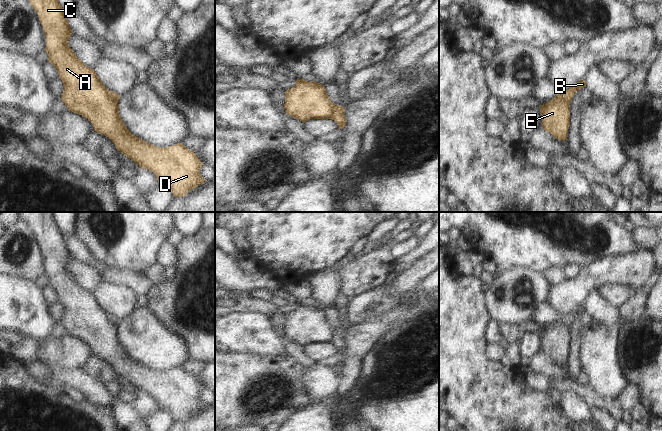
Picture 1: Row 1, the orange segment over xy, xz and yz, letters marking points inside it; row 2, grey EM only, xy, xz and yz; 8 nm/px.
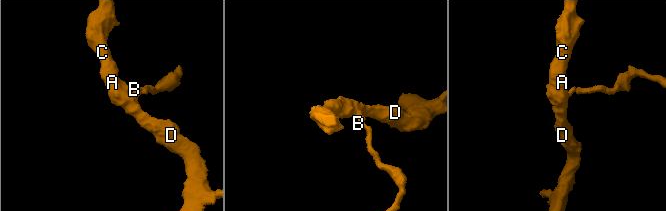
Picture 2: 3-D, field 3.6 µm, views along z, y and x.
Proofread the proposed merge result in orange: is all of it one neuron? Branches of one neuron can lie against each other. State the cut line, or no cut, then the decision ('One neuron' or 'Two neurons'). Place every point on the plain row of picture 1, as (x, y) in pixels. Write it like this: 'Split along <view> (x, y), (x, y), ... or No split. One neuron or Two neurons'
Split along yz (558, 317), (569, 328). Two neurons.

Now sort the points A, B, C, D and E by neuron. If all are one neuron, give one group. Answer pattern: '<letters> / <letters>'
A C D E / B

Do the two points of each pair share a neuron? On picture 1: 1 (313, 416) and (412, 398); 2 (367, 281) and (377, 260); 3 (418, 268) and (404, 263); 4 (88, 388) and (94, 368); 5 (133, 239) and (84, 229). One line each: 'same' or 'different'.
1: different
2: same
3: different
4: different
5: same

